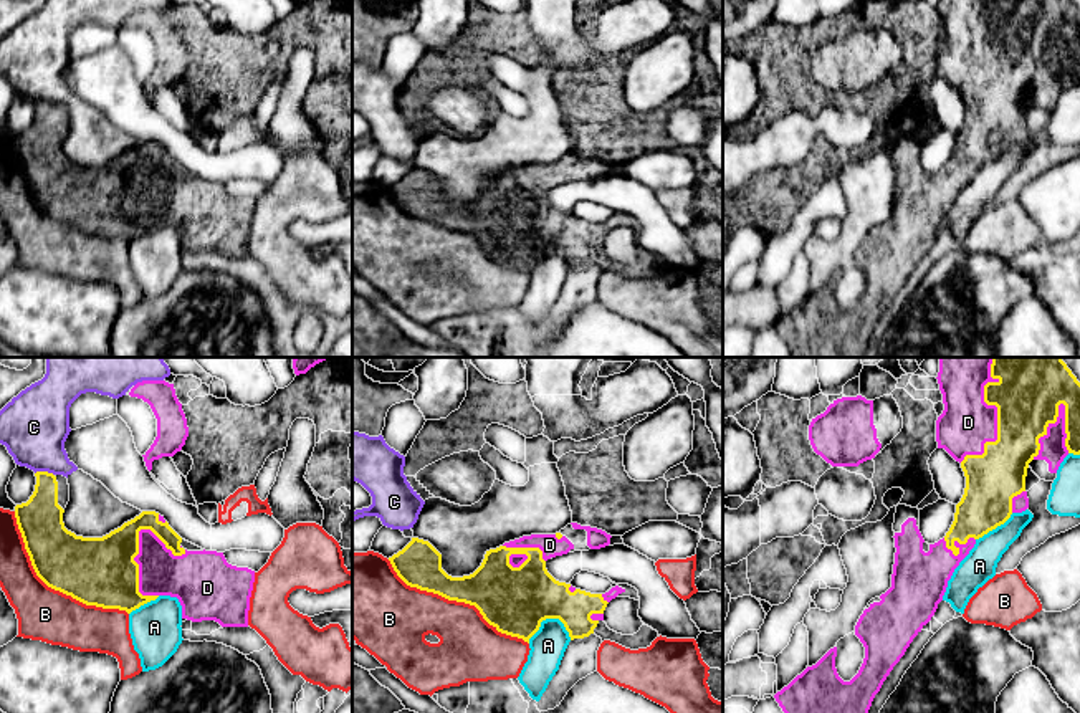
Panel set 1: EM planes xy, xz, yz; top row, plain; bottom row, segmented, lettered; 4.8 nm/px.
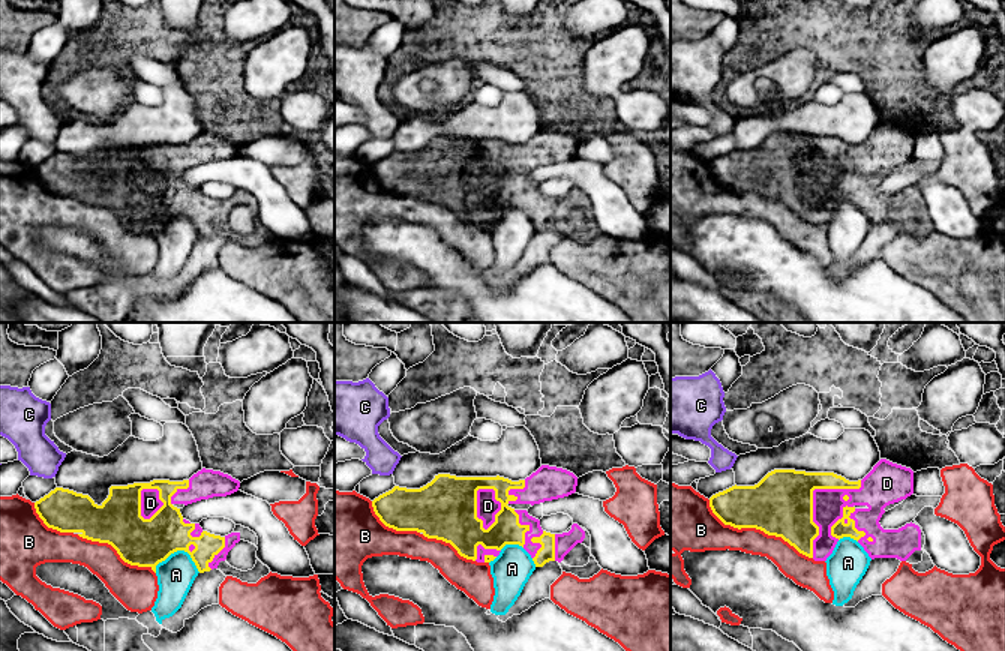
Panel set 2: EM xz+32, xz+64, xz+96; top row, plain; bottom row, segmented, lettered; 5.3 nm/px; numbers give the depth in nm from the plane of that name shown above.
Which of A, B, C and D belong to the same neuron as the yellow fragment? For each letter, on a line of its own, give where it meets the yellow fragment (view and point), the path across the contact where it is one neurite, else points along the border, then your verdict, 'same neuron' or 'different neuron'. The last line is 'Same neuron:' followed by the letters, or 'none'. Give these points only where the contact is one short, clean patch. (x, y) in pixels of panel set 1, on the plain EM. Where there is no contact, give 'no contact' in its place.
A: xz (548, 247) | different neuron
B: xy (52, 217) | different neuron
C: xy (45, 101) | different neuron
D: yz (998, 53) | same neuron
Same neuron: D

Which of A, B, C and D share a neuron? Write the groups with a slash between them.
A / B C / D

